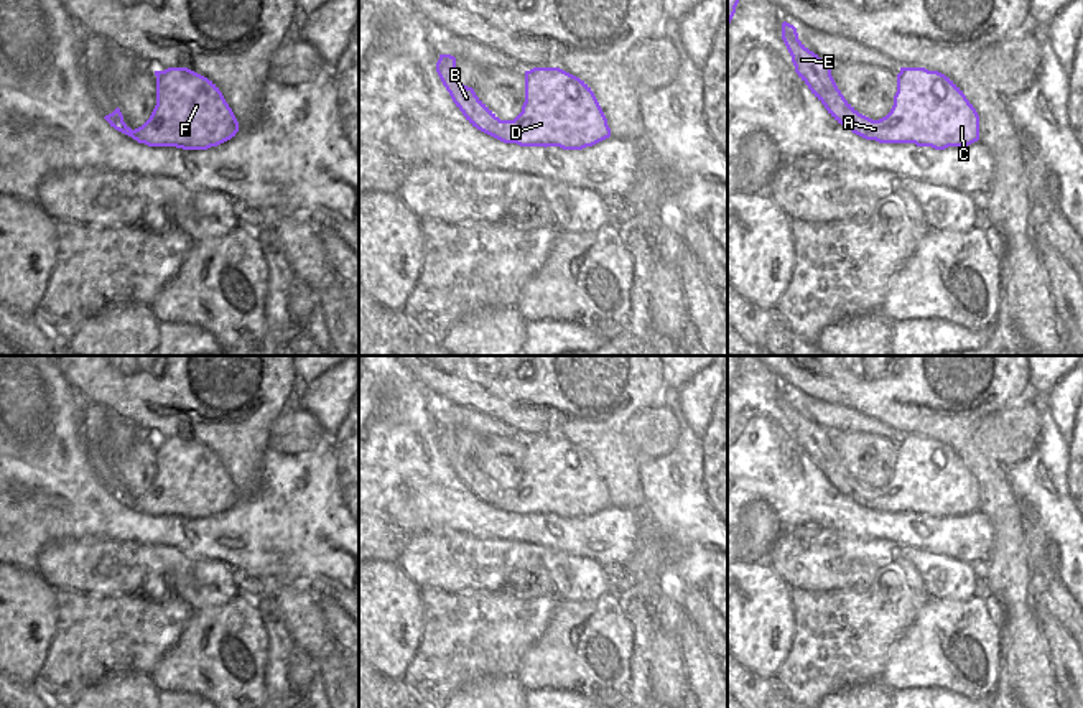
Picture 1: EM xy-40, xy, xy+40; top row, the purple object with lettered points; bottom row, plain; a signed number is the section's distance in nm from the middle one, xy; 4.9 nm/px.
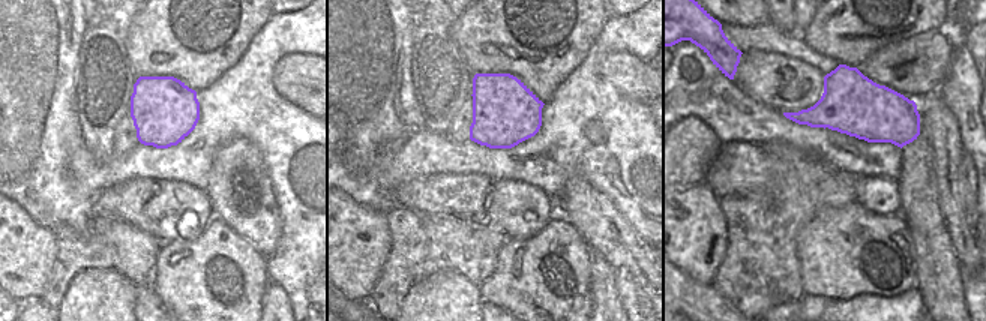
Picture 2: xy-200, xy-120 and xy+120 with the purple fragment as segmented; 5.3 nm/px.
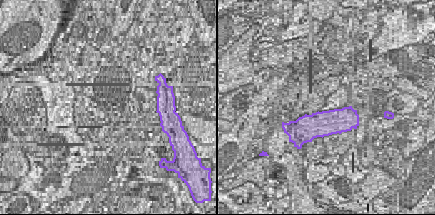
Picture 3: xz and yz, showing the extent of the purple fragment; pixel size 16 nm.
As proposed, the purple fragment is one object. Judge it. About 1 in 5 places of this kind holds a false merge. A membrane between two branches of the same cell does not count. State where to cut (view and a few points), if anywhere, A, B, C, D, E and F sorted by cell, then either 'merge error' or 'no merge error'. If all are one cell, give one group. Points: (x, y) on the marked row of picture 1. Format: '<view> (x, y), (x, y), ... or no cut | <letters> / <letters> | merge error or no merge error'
no cut | A B C D E F | no merge error

